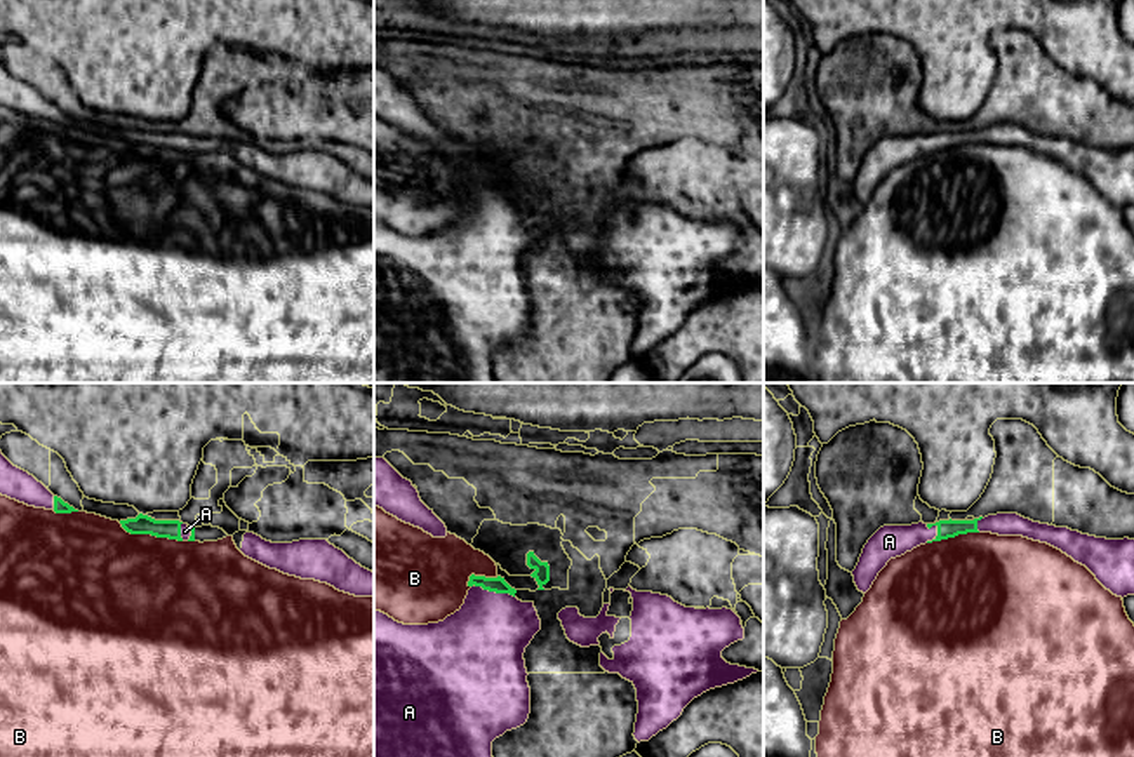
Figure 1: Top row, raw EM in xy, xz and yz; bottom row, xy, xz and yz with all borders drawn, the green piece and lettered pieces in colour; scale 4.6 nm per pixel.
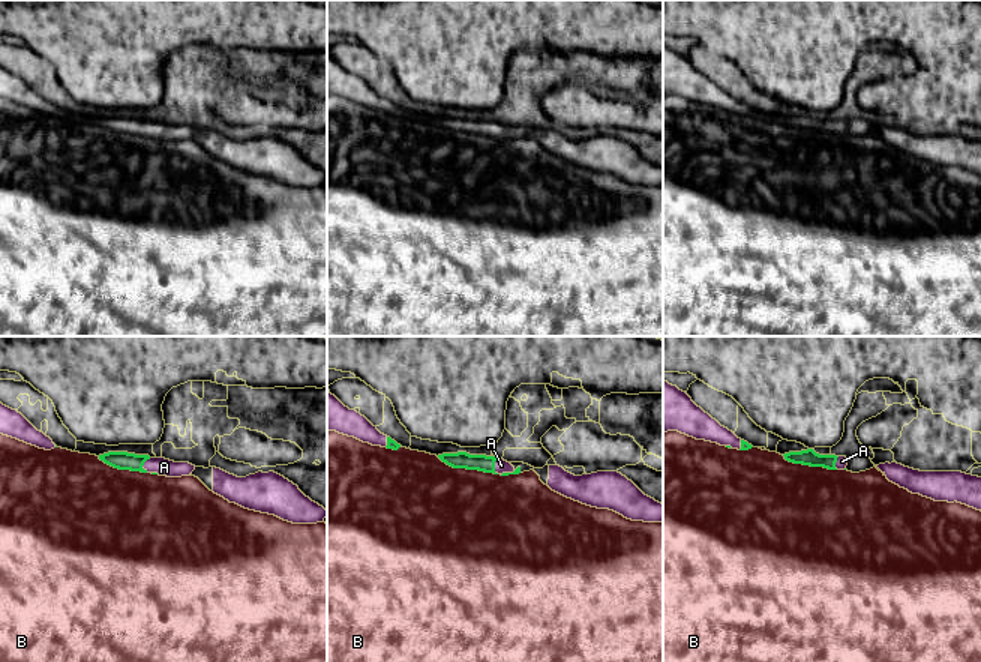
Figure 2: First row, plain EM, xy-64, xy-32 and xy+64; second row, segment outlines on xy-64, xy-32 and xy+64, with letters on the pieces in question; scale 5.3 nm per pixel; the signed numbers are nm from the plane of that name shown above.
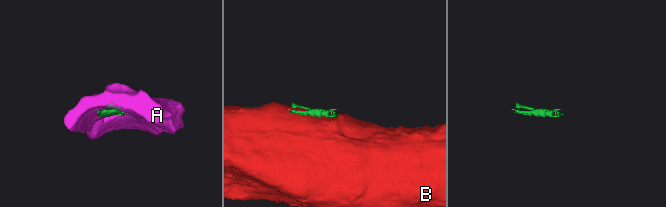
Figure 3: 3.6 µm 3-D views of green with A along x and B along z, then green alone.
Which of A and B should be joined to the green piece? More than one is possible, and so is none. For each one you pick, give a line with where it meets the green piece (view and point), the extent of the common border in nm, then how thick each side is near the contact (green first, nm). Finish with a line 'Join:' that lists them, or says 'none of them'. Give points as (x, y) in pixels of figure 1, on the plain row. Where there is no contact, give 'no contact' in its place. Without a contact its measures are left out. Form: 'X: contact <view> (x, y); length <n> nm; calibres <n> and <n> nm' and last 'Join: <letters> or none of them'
A: contact xz (494, 200); length 190 nm; calibres 70 and 380 nm
Join: A

